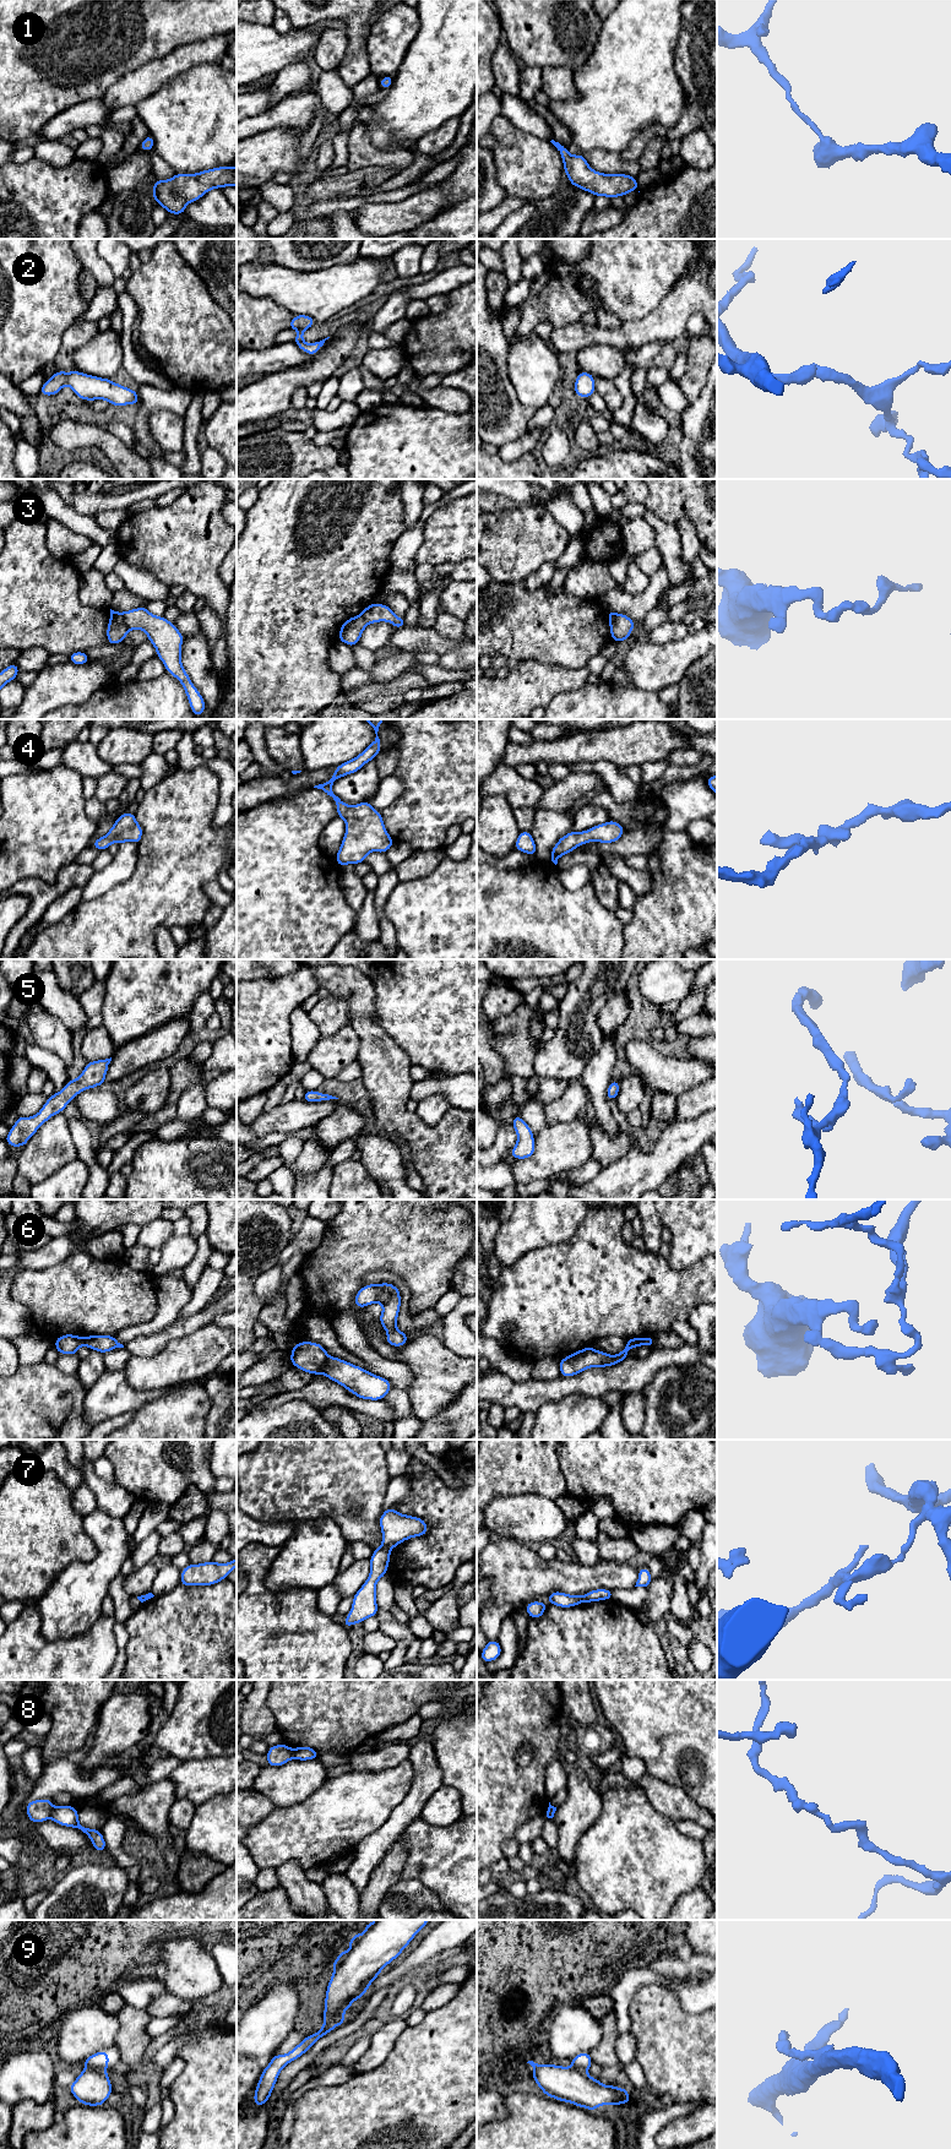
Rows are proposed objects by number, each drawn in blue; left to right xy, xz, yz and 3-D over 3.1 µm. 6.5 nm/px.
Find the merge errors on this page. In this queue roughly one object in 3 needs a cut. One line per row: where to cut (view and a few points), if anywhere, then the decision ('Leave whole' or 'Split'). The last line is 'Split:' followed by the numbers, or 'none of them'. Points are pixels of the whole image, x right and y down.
1: No split. Leave whole
2: No split. Leave whole
3: Split along xy (121, 613), (124, 624), (129, 630). Split
4: No split. Leave whole
5: No split. Leave whole
6: Split along xz (329, 1358), (320, 1372). Split
7: Split along xz (381, 1545), (389, 1550). Split
8: Split along xy (54, 1807), (49, 1817). Split
9: No split. Leave whole
Split: 3, 6, 7, 8

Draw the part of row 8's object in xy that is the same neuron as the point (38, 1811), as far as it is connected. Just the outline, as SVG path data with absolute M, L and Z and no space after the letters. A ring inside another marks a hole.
M40 1799L28 1801L26 1813L28 1819L33 1823L42 1823L50 1818L50 1813L54 1810L53 1802L49 1799Z

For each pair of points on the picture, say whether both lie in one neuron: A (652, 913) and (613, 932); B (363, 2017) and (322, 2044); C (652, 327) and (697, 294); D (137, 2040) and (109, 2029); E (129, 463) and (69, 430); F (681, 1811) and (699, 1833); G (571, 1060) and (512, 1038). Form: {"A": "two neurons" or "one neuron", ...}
{"A": "two neurons", "B": "one neuron", "C": "one neuron", "D": "two neurons", "E": "one neuron", "F": "two neurons", "G": "two neurons"}

